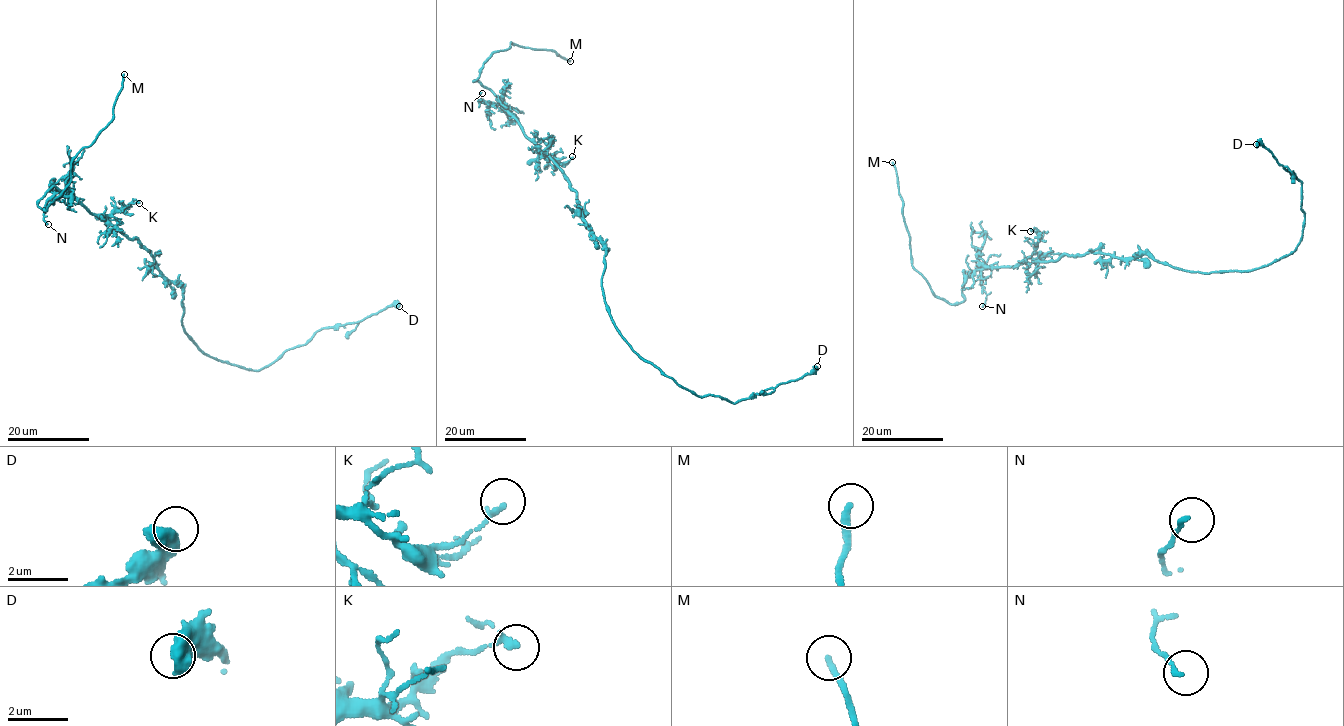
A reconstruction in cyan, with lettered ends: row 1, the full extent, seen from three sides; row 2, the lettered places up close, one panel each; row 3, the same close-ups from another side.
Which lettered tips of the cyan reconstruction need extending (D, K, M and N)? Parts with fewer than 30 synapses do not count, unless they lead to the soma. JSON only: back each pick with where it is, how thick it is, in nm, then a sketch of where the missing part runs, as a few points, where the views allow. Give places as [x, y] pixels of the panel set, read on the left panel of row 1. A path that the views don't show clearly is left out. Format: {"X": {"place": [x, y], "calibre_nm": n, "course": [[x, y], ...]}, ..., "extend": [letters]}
{"M": {"place": [124, 74], "calibre_nm": 240, "course": [[124, 74], [131, 58], [130, 35], [136, 26]]}, "extend": ["M"]}

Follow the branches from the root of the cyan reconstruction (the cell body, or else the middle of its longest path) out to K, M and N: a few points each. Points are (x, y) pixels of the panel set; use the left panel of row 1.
K: (157, 265), (138, 238), (126, 236), (107, 220), (131, 203), (139, 203)
M: (157, 265), (138, 238), (56, 187), (37, 205), (46, 210), (58, 196), (71, 159), (113, 118), (124, 74)
N: (157, 265), (138, 238), (126, 236), (105, 216), (67, 194), (57, 193), (45, 205), (48, 224)

